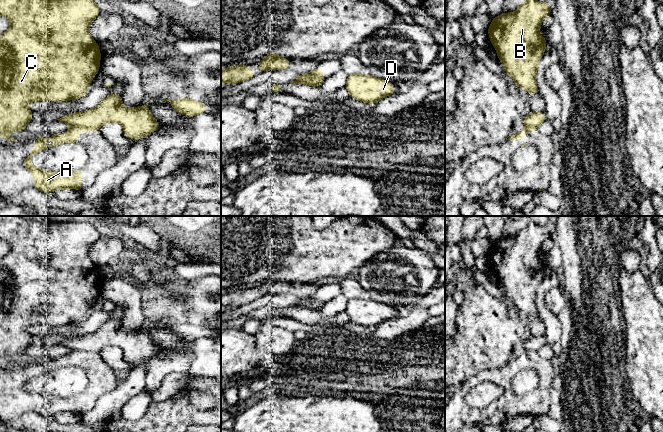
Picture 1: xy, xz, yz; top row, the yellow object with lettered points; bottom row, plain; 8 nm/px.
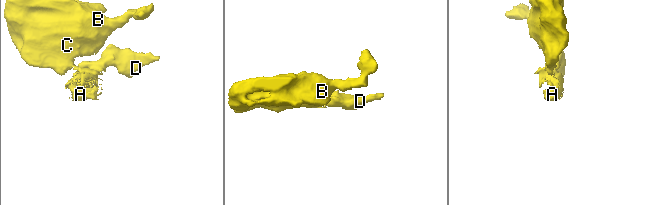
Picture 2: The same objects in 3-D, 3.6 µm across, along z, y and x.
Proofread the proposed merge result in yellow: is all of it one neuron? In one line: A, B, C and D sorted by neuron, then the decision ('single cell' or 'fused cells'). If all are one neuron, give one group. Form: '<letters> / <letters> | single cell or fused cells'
A B C / D | fused cells

